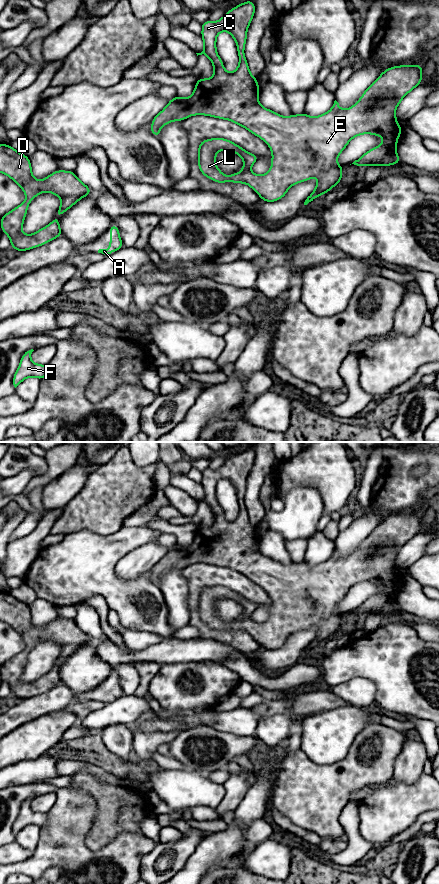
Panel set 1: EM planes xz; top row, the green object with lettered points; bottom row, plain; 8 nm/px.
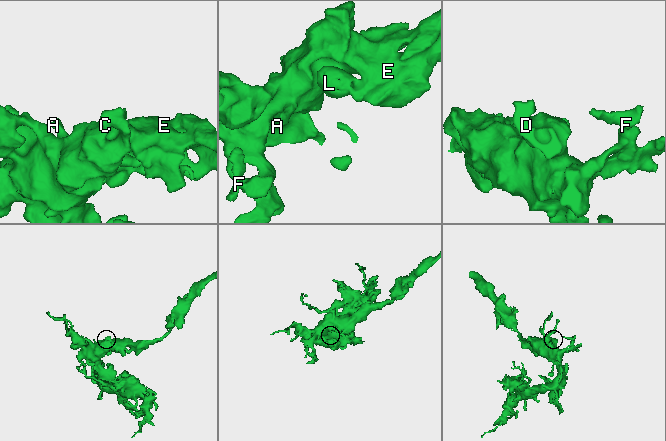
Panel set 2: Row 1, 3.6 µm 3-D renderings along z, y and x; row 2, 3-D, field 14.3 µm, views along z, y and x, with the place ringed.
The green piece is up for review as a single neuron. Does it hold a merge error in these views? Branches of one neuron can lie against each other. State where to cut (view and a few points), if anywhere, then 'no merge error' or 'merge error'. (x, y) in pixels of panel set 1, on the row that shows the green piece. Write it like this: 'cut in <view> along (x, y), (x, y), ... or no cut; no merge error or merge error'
no cut; no merge error

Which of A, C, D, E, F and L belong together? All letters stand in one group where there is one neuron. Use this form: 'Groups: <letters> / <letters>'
Groups: A C D E F L

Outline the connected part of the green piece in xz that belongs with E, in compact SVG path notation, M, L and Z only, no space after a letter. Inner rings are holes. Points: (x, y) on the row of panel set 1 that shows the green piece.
M252 0L239 4L233 9L229 10L219 21L211 22L205 21L202 26L202 39L204 42L204 50L198 55L206 55L212 62L214 67L214 75L211 79L198 78L195 85L193 94L188 98L180 98L176 95L167 106L152 119L151 132L159 138L160 128L171 121L182 121L192 115L208 115L219 119L226 119L232 121L250 131L252 134L260 137L265 143L267 143L272 151L271 169L265 175L256 175L250 171L250 167L259 159L260 156L253 155L239 145L224 138L212 138L206 139L199 144L198 149L198 166L199 170L210 180L215 180L219 184L224 184L227 180L232 183L245 183L248 184L262 199L266 202L274 202L280 200L285 196L287 190L296 183L307 181L313 177L318 177L315 190L307 197L304 205L316 199L318 196L324 195L329 190L342 180L342 168L344 165L337 165L336 160L339 154L346 148L349 141L361 134L373 134L380 136L384 139L382 145L378 145L375 148L370 149L359 159L355 160L352 164L357 166L369 166L378 165L385 167L388 165L399 164L401 161L396 151L397 140L400 133L404 128L400 127L396 120L395 110L400 104L401 100L412 91L416 86L422 82L422 64L417 65L401 65L396 67L390 67L383 71L383 73L364 91L361 98L352 107L341 110L339 103L335 100L331 110L327 113L316 117L309 117L306 112L301 115L292 114L290 117L283 117L280 114L273 112L259 104L260 90L257 82L257 78L253 77L250 73L249 66L244 54L244 48L247 38L247 29L252 21L255 13L255 3ZM221 31L229 32L237 43L237 53L239 56L239 66L237 69L228 73L225 71L221 58L216 51L216 37ZM221 150L232 151L238 154L244 161L242 171L236 174L230 174L224 176L224 174L216 167L215 155Z

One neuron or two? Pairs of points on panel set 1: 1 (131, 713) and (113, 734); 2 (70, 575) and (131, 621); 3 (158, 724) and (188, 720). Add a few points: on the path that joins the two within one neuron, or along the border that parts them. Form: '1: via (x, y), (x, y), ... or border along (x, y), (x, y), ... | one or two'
1: border along (125, 723), (109, 724), (102, 729) | two
2: via (87, 575), (93, 575), (122, 604) | one
3: via (165, 724), (181, 724) | one

